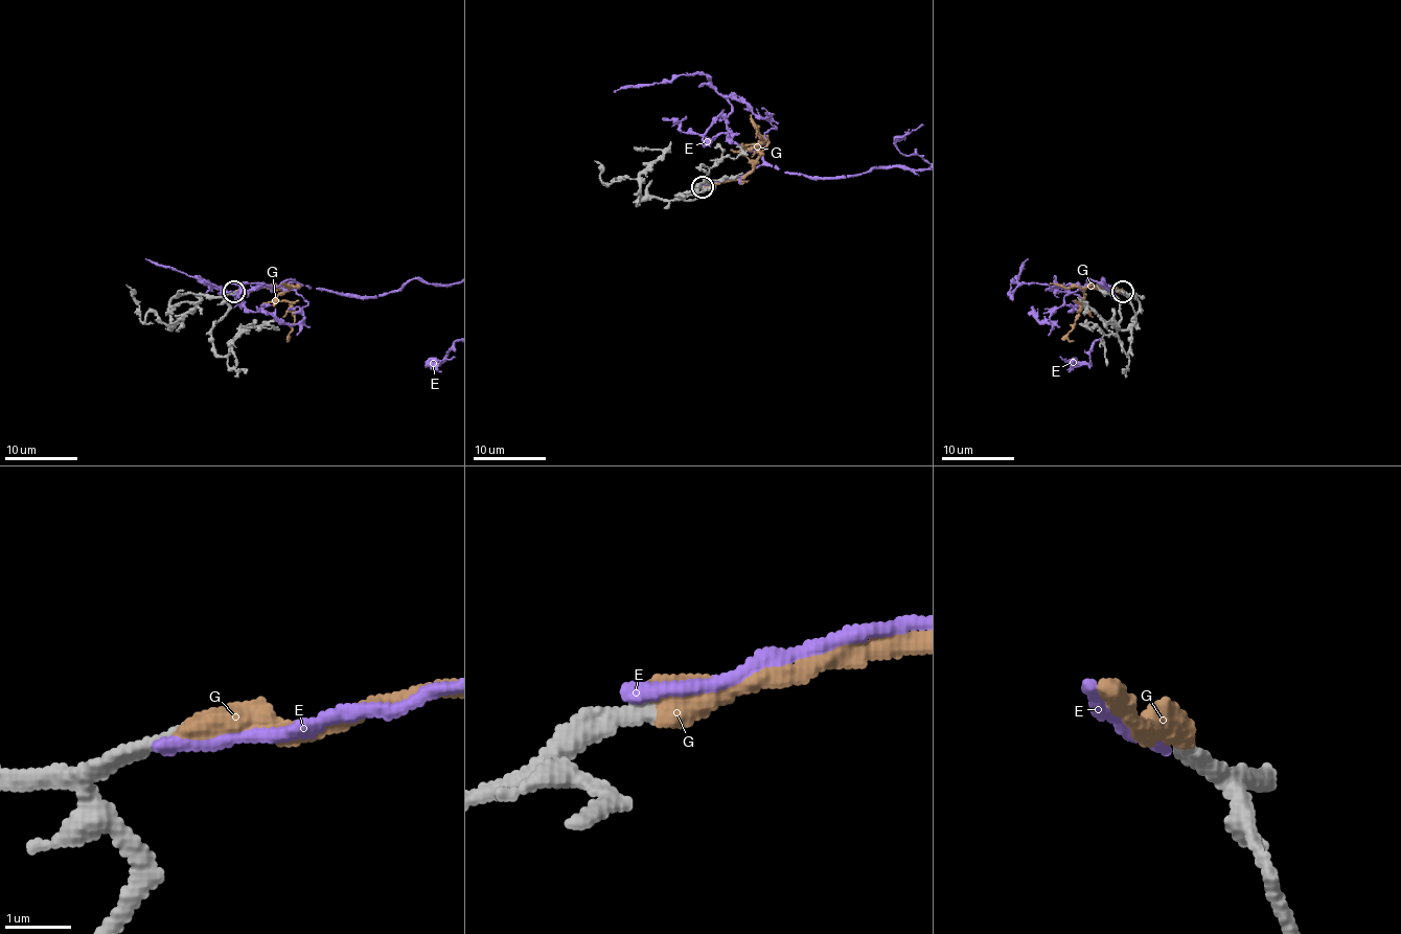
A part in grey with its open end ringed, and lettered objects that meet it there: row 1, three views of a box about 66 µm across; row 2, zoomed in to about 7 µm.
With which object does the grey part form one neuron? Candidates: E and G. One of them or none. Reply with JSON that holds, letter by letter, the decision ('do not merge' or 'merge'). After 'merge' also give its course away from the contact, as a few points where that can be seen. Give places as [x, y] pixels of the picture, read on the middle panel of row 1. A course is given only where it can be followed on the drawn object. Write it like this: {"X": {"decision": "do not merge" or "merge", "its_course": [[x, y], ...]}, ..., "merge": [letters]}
{"E": {"decision": "do not merge"}, "G": {"decision": "merge", "its_course": [[703, 186], [740, 179], [752, 168], [759, 152], [747, 146], [757, 146], [762, 141], [757, 132], [755, 137]]}, "merge": ["G"]}

